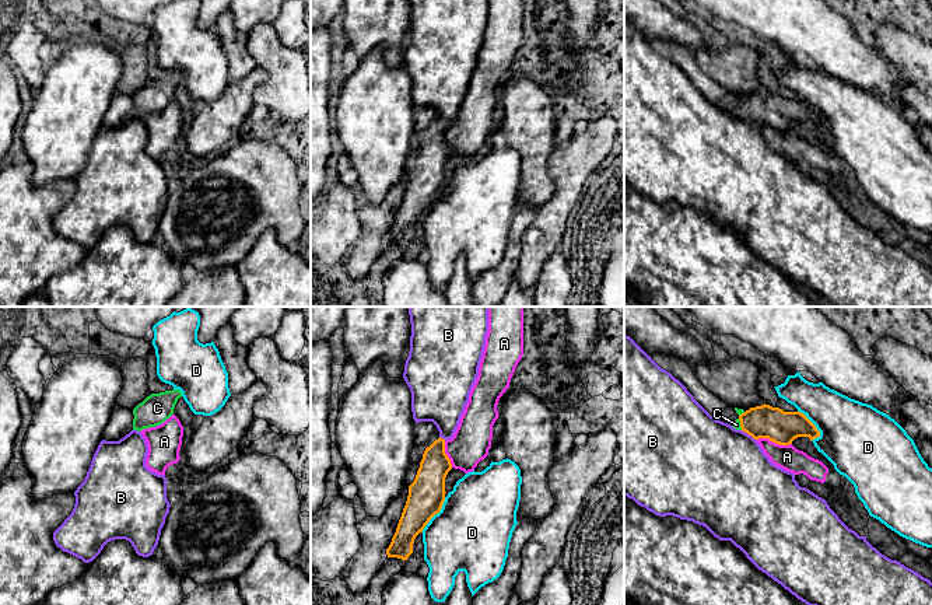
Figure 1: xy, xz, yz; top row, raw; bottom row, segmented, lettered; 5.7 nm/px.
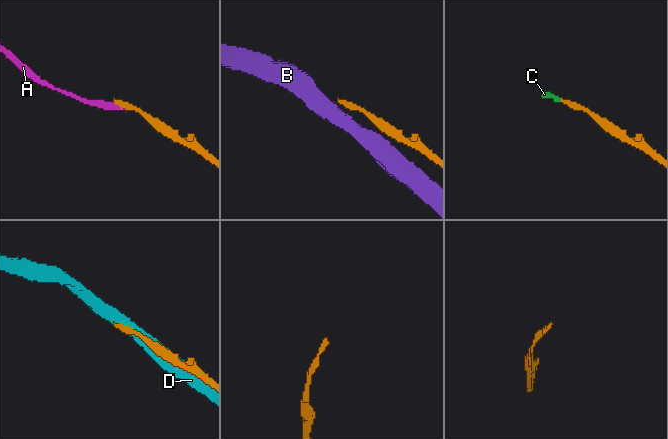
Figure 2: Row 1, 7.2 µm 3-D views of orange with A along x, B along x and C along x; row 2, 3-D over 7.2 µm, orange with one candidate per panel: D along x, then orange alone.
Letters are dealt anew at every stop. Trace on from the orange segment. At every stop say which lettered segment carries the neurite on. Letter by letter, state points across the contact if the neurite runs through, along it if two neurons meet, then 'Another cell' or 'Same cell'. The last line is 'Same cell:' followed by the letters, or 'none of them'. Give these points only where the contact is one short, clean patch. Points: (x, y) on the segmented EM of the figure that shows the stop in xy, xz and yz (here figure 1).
A: Another cell
B: Boundary: yz (740, 430), (756, 440). Another cell
C: Path across: yz (781, 427), (775, 425), (740, 425), (736, 425). Same cell
D: Boundary: yz (798, 411), (815, 426), (819, 437). Another cell
Same cell: C

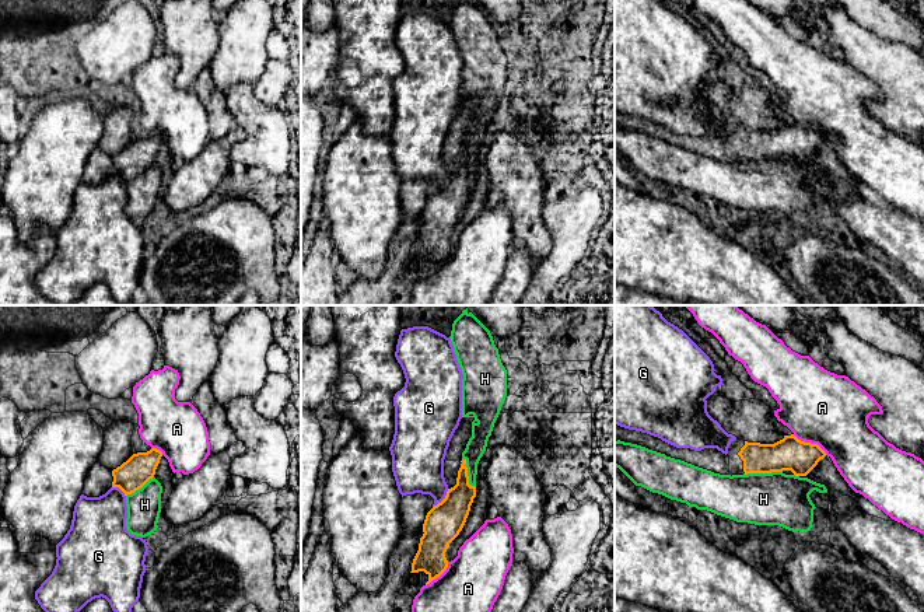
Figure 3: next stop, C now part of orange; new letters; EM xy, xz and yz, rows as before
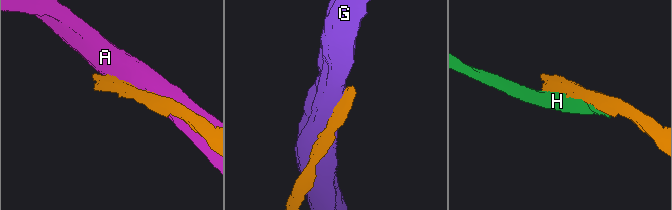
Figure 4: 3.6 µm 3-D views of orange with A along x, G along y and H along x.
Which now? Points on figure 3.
A: Boundary: yz (793, 434), (801, 440), (815, 443), (826, 454). Another cell
G: Another cell
H: Another cell
Same cell: none of them

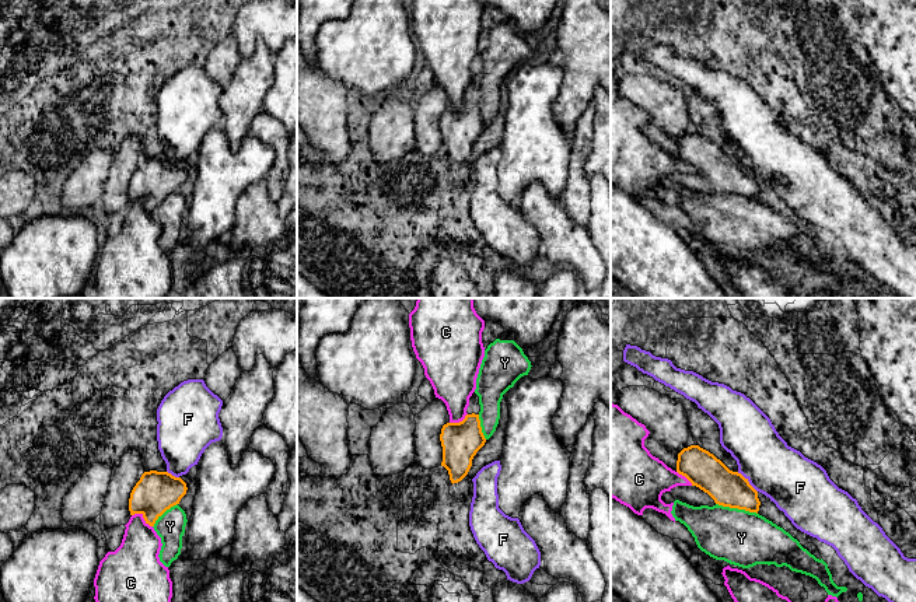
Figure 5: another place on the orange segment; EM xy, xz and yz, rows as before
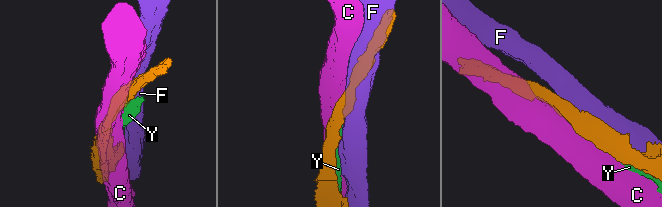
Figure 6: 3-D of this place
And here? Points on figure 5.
C: Another cell
F: Another cell
Y: Another cell
Same cell: none of them

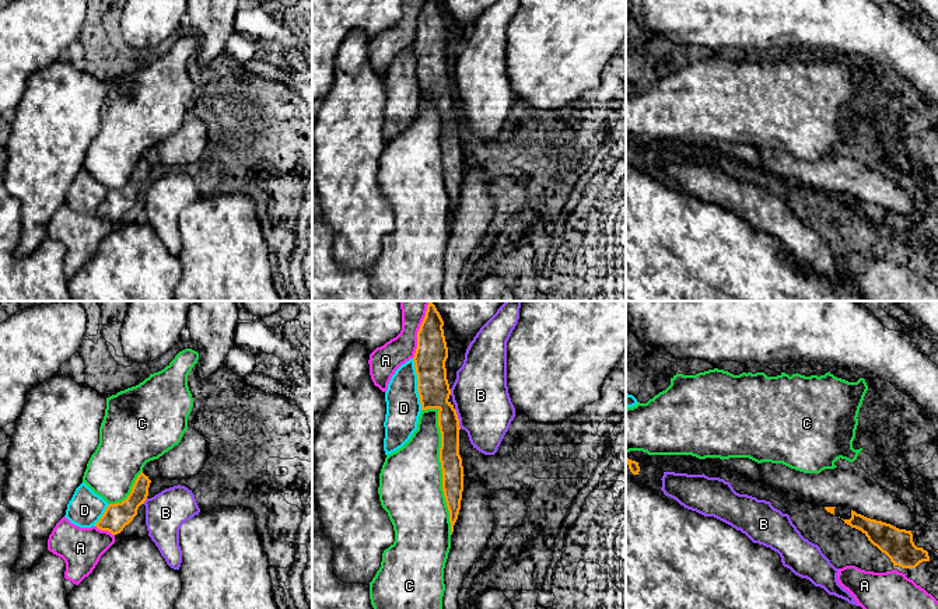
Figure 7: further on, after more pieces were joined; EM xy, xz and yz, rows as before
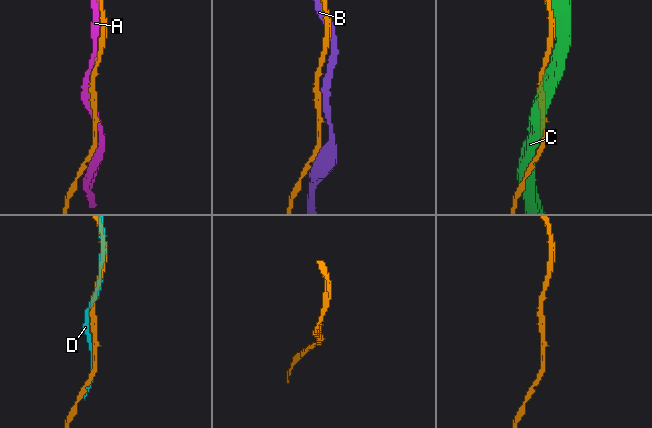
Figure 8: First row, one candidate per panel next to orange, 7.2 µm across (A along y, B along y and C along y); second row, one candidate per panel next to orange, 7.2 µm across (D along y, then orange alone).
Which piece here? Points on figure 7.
A: Another cell
B: Boundary: xz (454, 409), (461, 427). Another cell
C: Another cell
D: Another cell
Same cell: none of them

